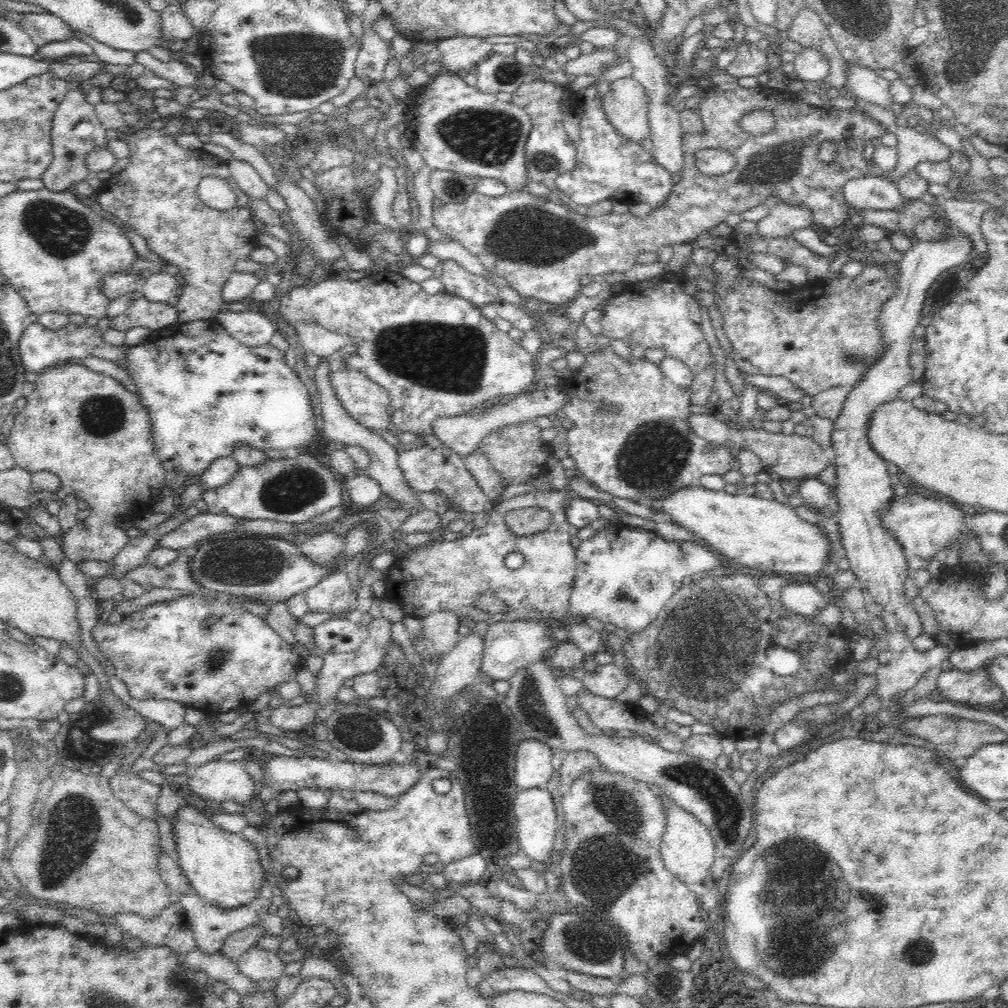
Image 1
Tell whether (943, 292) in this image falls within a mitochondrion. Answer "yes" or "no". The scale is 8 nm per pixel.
no

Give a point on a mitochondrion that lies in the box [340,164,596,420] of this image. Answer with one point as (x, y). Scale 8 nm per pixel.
(451, 358)

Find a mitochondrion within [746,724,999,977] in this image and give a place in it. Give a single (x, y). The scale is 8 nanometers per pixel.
(919, 953)

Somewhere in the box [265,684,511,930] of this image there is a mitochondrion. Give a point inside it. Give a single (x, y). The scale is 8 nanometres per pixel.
(363, 735)

